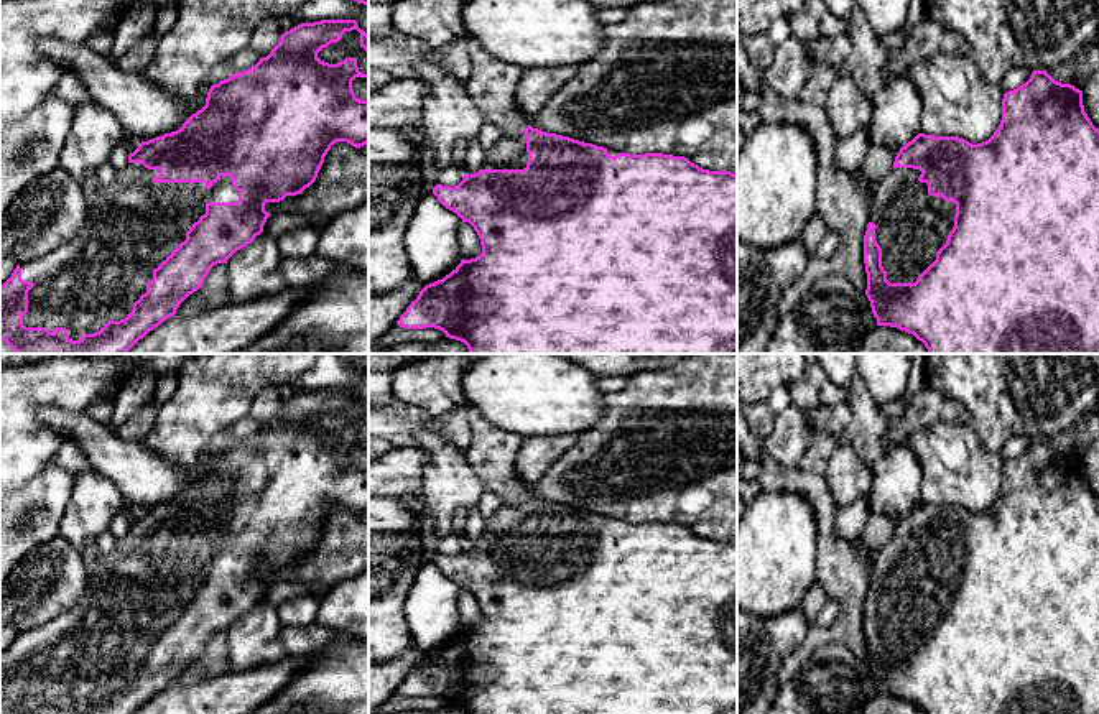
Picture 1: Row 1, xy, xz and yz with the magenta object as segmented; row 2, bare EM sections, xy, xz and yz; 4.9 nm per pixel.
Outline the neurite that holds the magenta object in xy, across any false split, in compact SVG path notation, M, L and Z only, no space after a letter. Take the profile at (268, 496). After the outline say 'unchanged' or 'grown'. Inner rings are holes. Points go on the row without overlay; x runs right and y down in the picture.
M321 388L285 400L267 426L211 454L206 474L179 498L141 510L128 523L128 533L109 553L97 556L81 599L48 624L18 632L0 655L0 714L135 714L176 683L214 633L227 632L263 600L271 584L265 579L267 571L301 563L316 549L334 512L367 513L369 469L355 466L352 449L369 443L359 439L355 426L337 433L318 426L352 398L360 401L360 416L369 421L369 403L355 388Z; grown

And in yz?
M1033 439L1023 454L1004 462L1000 495L989 508L972 513L958 505L918 502L872 556L864 632L877 694L913 702L925 714L1099 714L1099 497L1084 480L1083 459Z; grown

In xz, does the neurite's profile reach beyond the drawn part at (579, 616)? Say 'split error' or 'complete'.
split error

